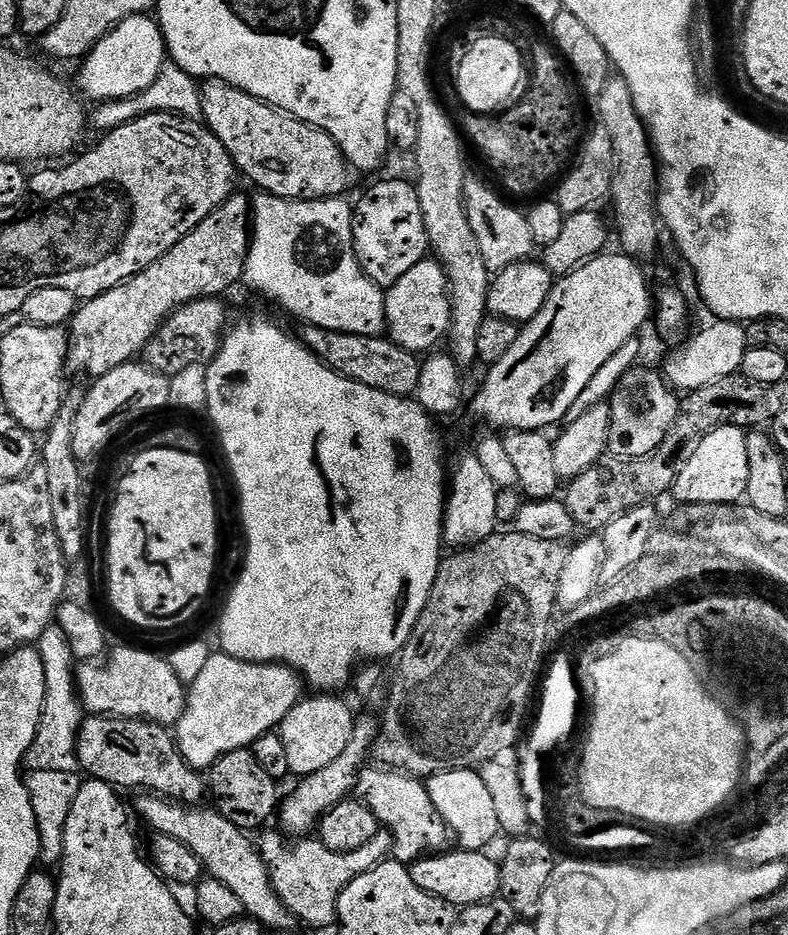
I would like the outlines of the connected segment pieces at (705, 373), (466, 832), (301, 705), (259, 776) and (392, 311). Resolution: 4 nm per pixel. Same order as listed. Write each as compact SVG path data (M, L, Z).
M717 319L708 324L697 336L689 335L684 345L665 362L662 375L677 393L687 394L711 386L722 378L730 378L740 372L742 358L749 350L748 333L743 323Z
M454 768L438 772L435 776L427 777L426 785L438 812L451 828L451 835L457 841L460 839L461 849L469 852L487 849L487 844L495 836L501 835L498 813L494 810L494 798L490 798L490 790L486 790L486 782L482 782L479 771Z
M312 694L309 698L301 698L286 714L278 729L282 742L286 745L286 758L290 762L290 773L293 777L313 776L318 770L330 766L342 755L342 750L350 746L350 738L354 734L357 713L336 694Z
M239 748L218 758L218 762L207 769L206 788L210 796L216 799L214 801L216 811L222 813L239 828L253 830L252 828L258 827L259 824L266 823L271 816L273 819L277 815L278 782L270 778L270 774L266 774L258 758L254 758L252 751L247 748Z
M425 258L422 262L418 262L418 266L413 266L407 274L402 274L402 278L398 278L398 282L394 282L394 286L385 291L384 301L386 302L387 339L402 346L402 350L428 354L437 347L435 344L439 340L441 343L447 337L448 327L452 321L452 293L448 290L448 275L444 273L439 260Z

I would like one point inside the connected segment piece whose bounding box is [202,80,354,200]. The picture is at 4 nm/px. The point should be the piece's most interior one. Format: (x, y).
(288, 158)

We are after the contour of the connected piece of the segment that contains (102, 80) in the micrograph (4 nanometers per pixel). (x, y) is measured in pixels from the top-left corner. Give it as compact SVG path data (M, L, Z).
M148 14L128 16L98 41L79 65L79 91L93 102L130 99L154 85L165 63L164 35L160 32L159 23Z

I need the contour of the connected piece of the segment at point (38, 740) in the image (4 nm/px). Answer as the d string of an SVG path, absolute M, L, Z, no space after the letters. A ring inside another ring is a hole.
M53 626L42 634L38 642L38 651L42 658L42 666L46 670L46 698L42 706L42 718L38 722L38 734L34 734L30 750L26 750L22 761L23 767L28 772L52 770L79 773L81 766L76 753L76 743L86 713L74 683L72 647L62 629Z

